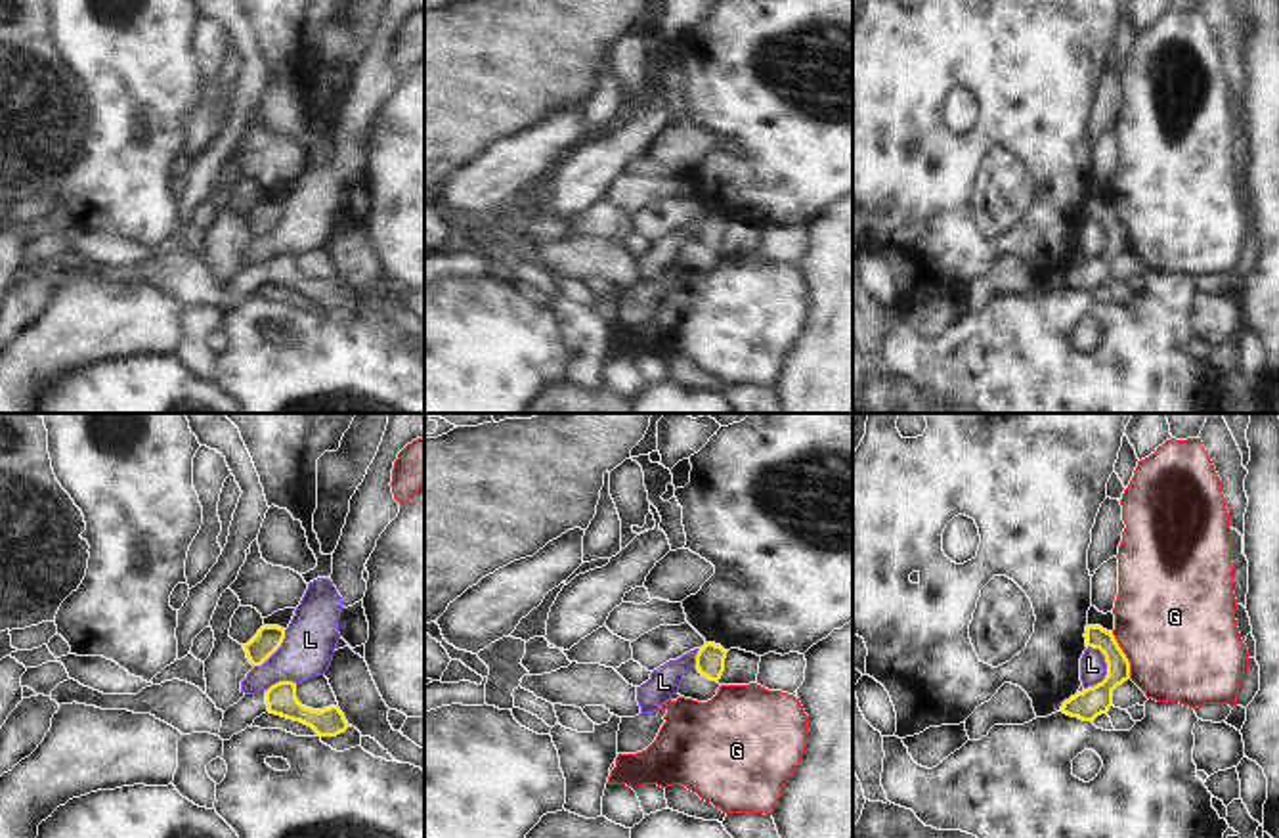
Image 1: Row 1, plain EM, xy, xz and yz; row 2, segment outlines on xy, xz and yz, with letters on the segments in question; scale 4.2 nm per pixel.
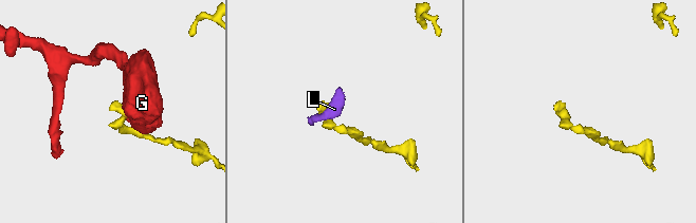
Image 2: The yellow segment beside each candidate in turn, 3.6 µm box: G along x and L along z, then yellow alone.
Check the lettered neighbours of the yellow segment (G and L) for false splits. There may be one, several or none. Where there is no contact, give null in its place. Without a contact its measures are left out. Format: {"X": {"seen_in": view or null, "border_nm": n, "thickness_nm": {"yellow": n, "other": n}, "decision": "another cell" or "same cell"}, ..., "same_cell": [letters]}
{"G": {"seen_in": "yz", "border_nm": 200, "thickness_nm": {"yellow": 130, "other": 480}, "decision": "another cell"}, "L": {"seen_in": "yz", "border_nm": 190, "thickness_nm": {"yellow": 130, "other": 110}, "decision": "another cell"}, "same_cell": []}

